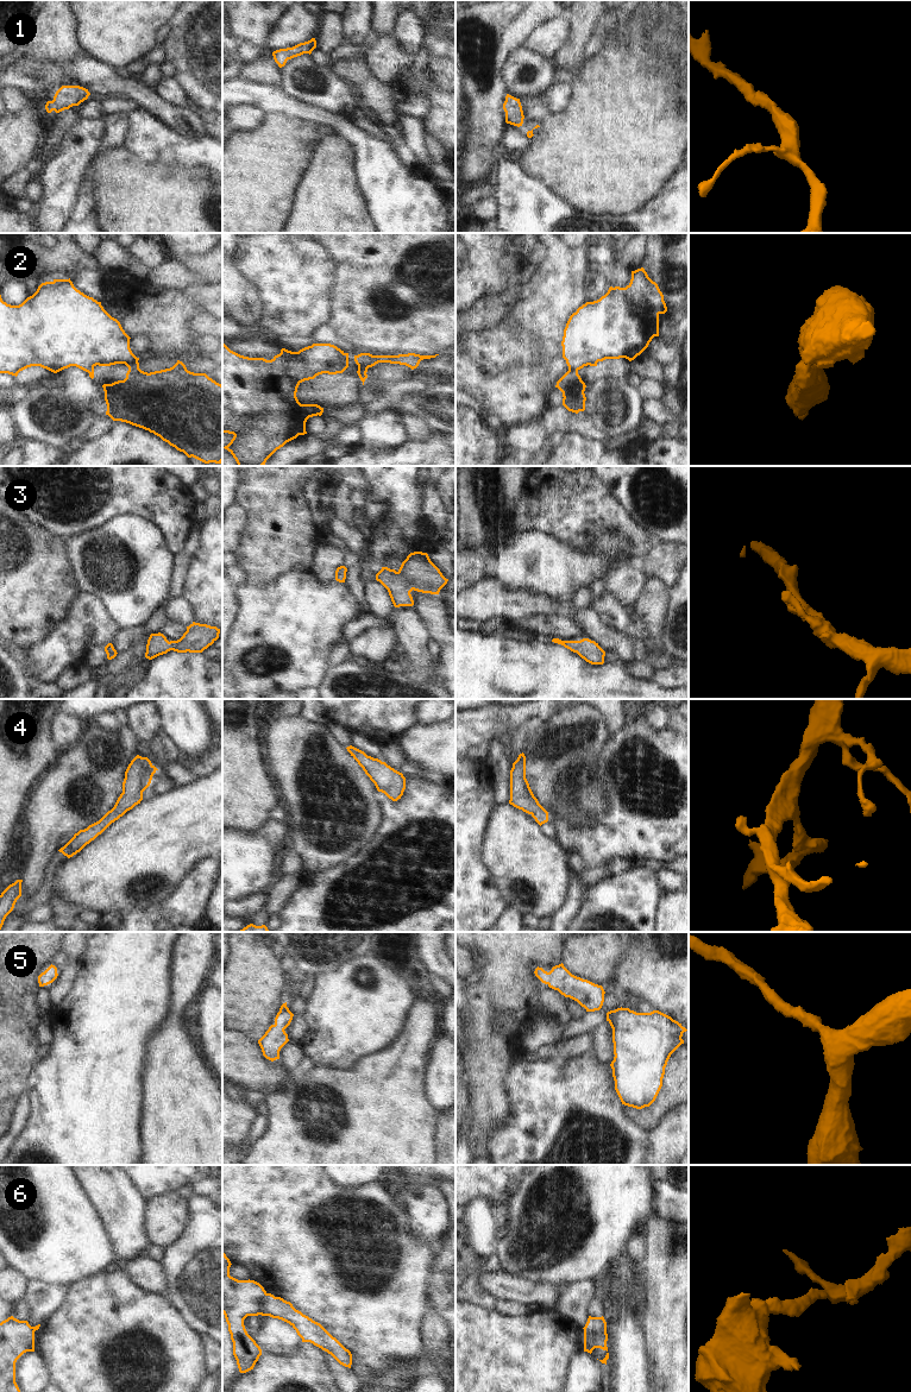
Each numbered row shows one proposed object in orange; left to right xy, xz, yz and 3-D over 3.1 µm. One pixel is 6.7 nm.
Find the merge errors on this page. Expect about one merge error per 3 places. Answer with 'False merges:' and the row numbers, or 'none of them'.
False merges: 2, 6.

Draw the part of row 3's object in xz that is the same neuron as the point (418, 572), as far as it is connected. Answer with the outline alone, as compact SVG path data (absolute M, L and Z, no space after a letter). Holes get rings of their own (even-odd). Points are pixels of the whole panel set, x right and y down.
M410 553L402 562L400 569L382 567L376 574L379 581L389 592L395 607L413 606L414 600L410 592L439 594L447 584L440 569L431 561L427 553Z

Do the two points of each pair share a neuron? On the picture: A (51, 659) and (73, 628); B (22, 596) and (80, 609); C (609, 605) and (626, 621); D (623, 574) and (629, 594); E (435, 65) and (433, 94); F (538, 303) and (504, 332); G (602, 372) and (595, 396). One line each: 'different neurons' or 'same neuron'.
A: same neuron
B: different neurons
C: same neuron
D: same neuron
E: different neurons
F: different neurons
G: different neurons

